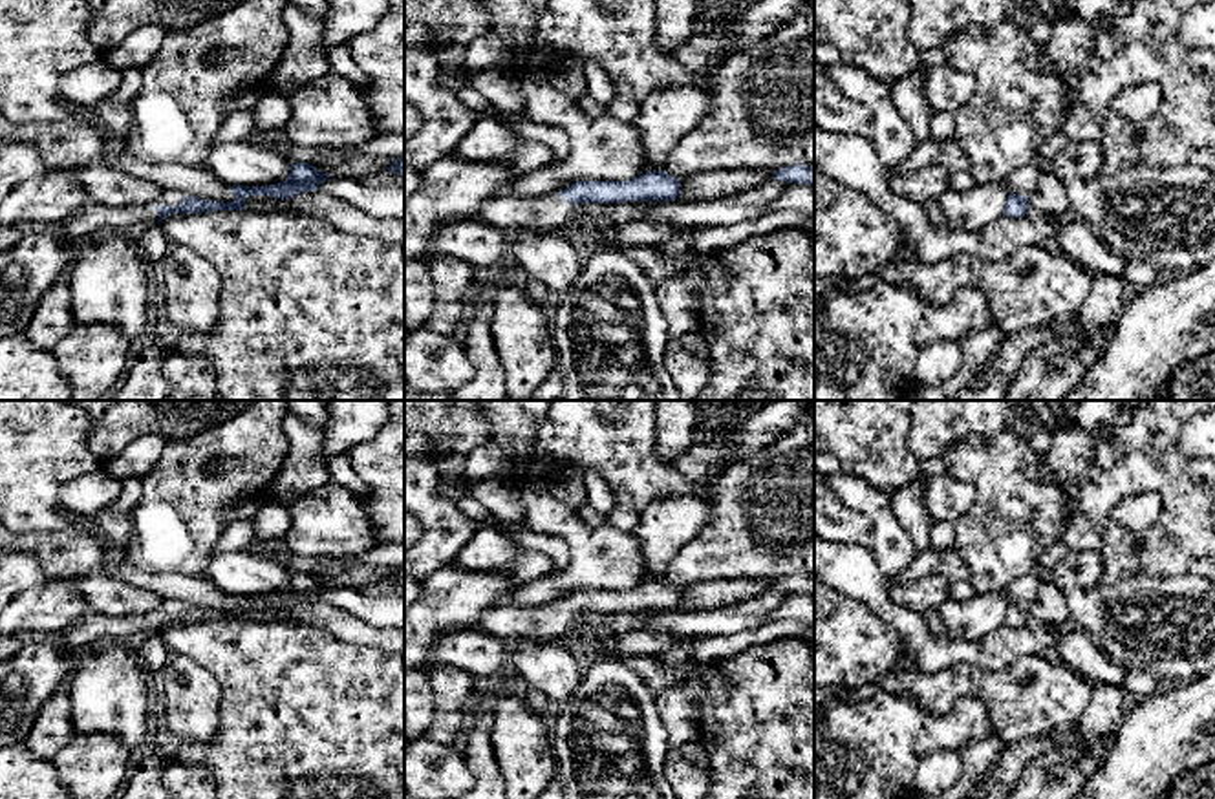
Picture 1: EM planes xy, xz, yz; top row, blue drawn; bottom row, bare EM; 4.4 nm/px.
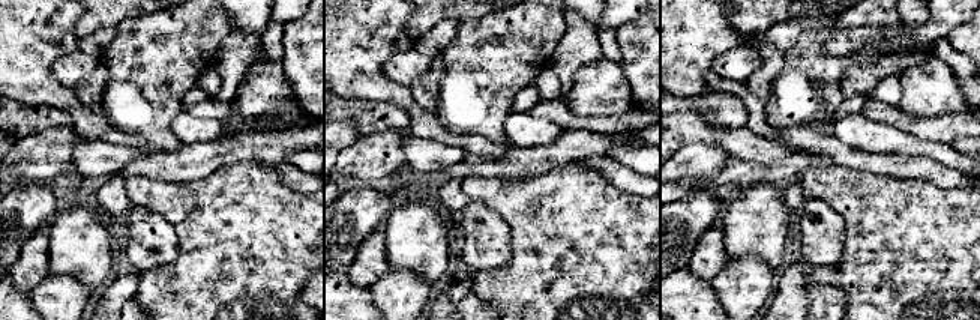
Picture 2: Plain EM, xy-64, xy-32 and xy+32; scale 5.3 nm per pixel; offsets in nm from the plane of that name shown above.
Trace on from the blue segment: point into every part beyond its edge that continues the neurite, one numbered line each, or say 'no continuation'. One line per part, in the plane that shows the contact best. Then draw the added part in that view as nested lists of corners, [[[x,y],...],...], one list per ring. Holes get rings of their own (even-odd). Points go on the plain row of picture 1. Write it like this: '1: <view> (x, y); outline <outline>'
1: xy (92, 629); outline [[[165,600],[148,613],[126,618],[110,618],[90,609],[68,631],[57,636],[55,642],[75,656],[106,642],[121,642],[137,647],[157,633],[157,614],[177,616],[183,609],[185,603],[177,600]]]

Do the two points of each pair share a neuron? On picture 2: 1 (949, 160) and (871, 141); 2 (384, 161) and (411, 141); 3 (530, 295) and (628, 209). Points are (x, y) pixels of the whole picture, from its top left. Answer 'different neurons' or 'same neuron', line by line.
1: same neuron
2: different neurons
3: same neuron

